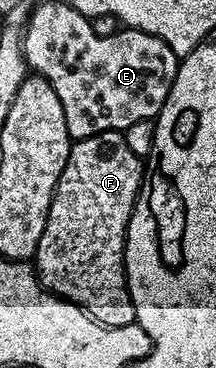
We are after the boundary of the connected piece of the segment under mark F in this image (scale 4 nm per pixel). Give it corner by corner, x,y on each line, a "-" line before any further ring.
110,130
72,141
69,160
65,160
65,168
57,180
45,232
41,232
41,244
37,244
33,259
33,269
45,290
77,304
92,320
106,326
136,325
135,305
127,287
125,247
127,225
144,181
144,163
129,149
122,132

